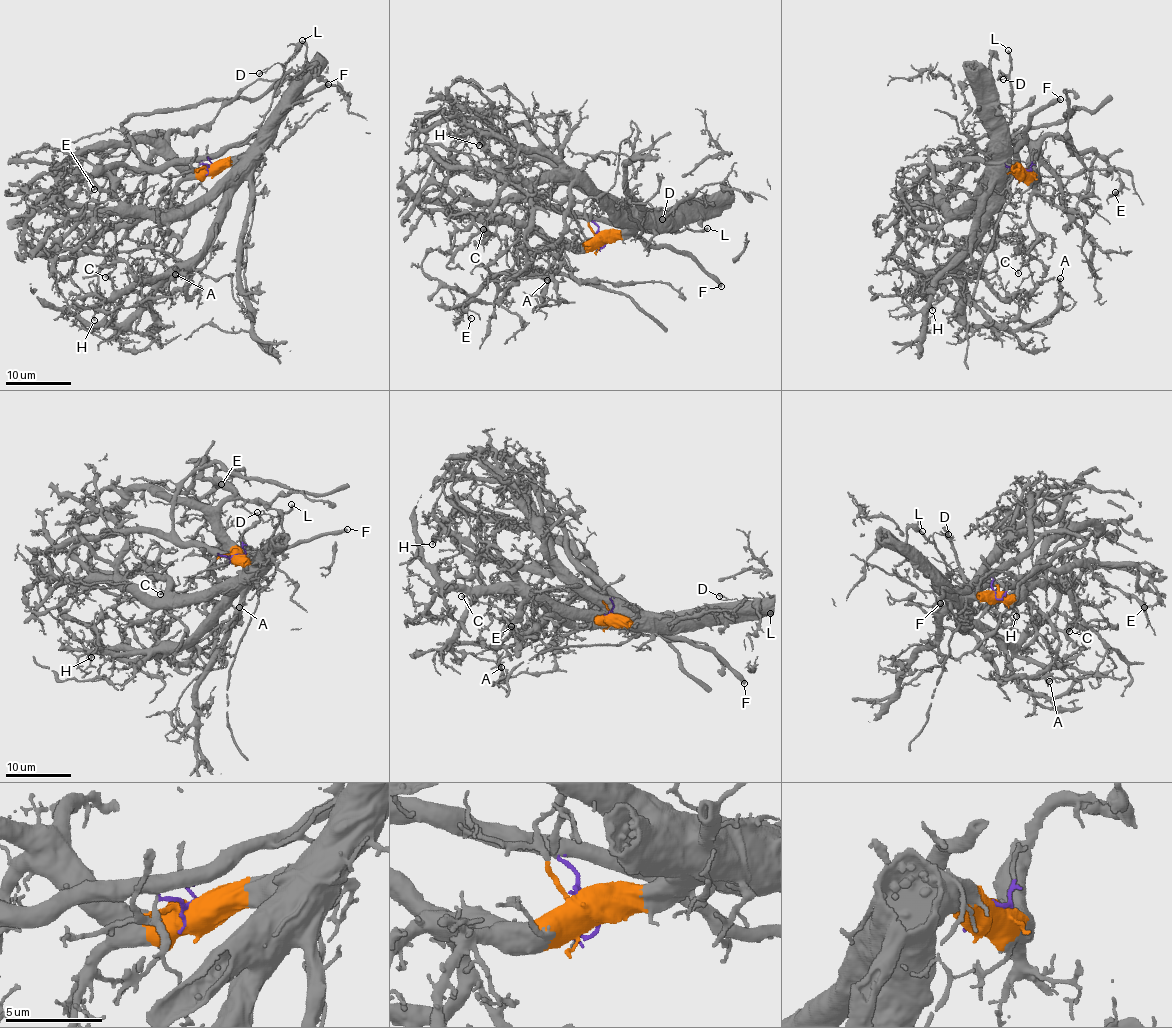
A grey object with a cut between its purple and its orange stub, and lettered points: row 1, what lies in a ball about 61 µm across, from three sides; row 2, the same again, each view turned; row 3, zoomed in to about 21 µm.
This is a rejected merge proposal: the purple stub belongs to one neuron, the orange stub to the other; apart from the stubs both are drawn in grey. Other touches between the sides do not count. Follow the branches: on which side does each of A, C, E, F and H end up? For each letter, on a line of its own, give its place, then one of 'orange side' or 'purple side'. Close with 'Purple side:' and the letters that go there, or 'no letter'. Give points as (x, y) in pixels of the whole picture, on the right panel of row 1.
A: (1060, 278) | orange side
C: (1018, 273) | orange side
E: (1115, 192) | orange side
F: (1060, 99) | purple side
H: (932, 310) | orange side
Purple side: F

